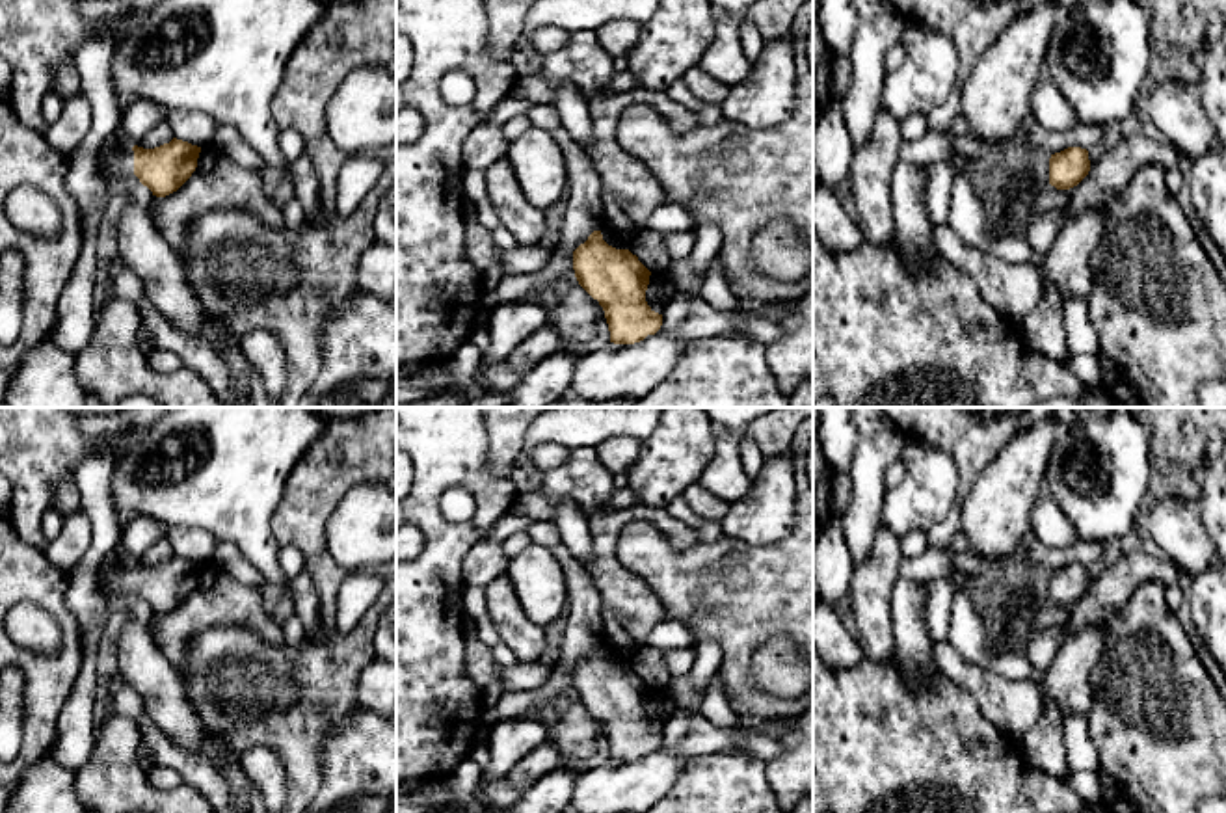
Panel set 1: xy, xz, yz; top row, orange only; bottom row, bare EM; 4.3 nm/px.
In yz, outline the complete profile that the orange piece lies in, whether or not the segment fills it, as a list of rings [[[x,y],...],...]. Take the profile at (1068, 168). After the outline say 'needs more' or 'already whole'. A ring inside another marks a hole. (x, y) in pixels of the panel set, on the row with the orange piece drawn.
[[[1068,147],[1049,158],[1049,184],[1057,190],[1077,186],[1090,171],[1088,151]]] | already whole

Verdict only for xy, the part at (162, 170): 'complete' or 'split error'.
split error

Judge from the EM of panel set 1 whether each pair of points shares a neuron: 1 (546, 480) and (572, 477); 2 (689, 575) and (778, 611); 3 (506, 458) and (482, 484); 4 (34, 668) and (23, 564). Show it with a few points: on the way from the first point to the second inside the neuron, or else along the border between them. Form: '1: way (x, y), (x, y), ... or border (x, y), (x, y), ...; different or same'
1: way (551, 480), (566, 480); same
2: way (711, 577), (741, 592), (756, 592); same
3: border (484, 432), (486, 467), (505, 479); different
4: way (64, 657), (69, 652), (69, 626), (49, 594); same

